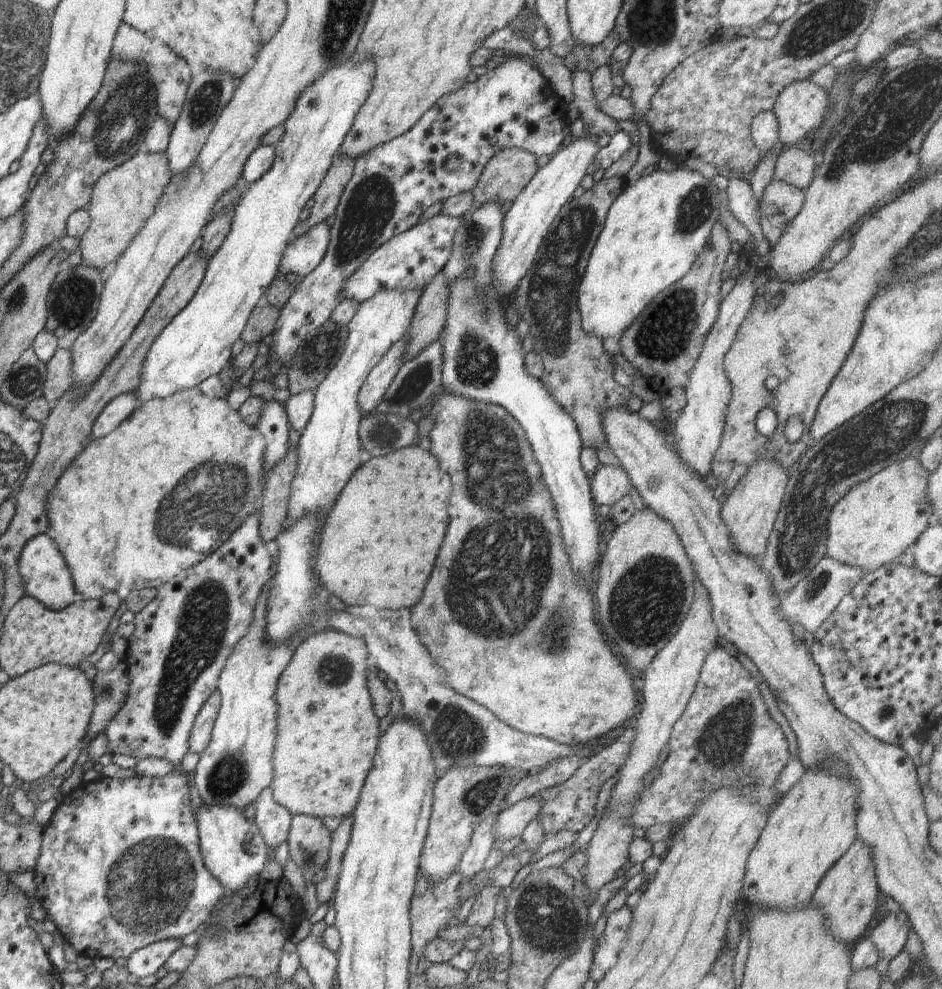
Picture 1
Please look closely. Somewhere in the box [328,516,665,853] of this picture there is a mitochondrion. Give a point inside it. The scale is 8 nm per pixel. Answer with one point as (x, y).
(457, 733)

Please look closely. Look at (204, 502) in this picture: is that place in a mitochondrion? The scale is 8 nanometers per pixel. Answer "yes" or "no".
yes

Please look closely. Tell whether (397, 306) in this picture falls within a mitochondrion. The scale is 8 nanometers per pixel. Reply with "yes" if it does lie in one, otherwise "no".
no

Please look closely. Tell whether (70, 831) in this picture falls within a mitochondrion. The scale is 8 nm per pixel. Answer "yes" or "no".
no

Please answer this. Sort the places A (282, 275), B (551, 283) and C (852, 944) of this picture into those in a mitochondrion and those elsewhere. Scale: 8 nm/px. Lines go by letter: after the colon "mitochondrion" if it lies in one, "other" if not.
A: other
B: mitochondrion
C: other

